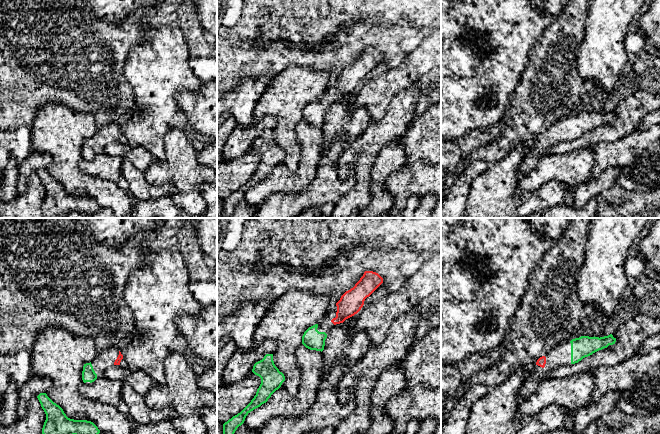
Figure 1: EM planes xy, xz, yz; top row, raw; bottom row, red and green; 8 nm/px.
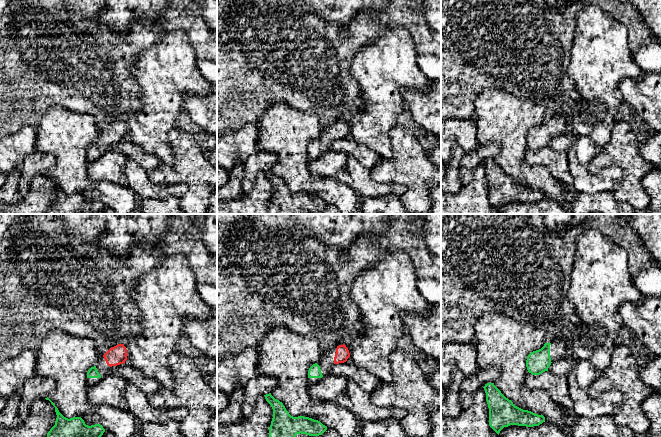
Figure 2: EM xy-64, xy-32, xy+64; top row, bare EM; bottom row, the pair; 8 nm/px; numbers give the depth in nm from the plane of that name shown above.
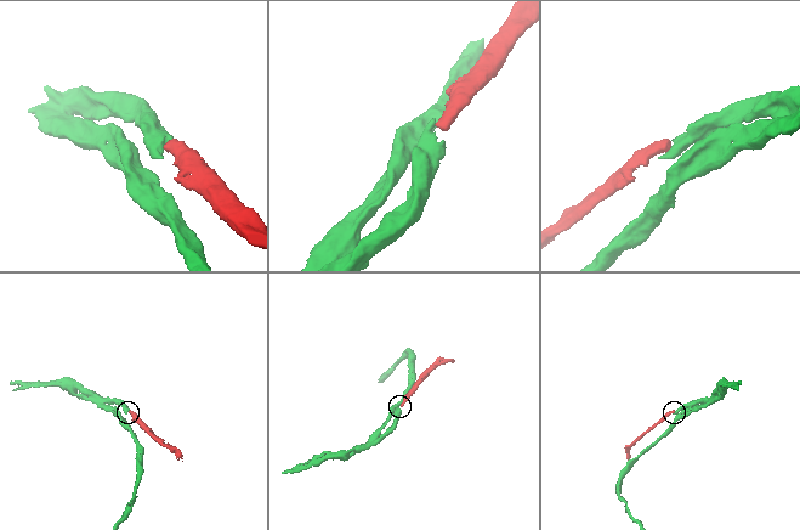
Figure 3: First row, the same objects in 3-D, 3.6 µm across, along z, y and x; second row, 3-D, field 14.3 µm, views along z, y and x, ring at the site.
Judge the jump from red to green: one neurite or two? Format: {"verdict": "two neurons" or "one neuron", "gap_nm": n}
{"verdict": "one neuron", "gap_nm": 100}

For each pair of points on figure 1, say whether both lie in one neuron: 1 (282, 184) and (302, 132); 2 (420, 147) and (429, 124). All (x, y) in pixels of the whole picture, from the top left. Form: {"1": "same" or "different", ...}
{"1": "same", "2": "same"}

